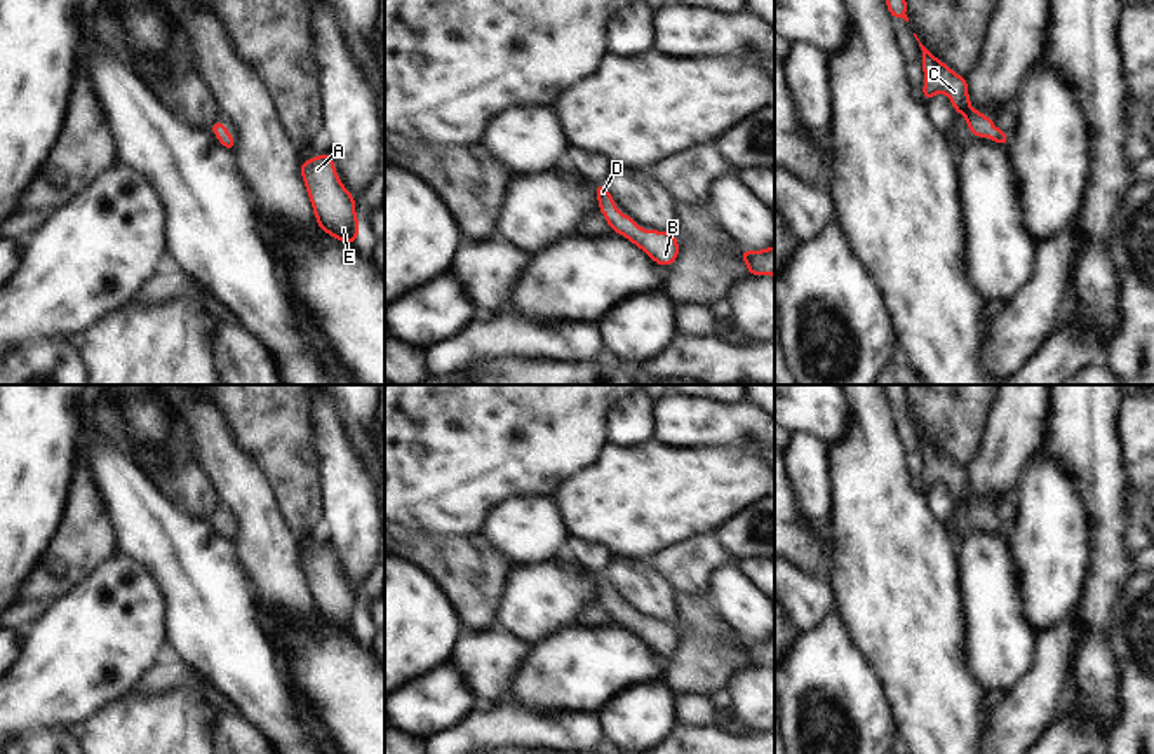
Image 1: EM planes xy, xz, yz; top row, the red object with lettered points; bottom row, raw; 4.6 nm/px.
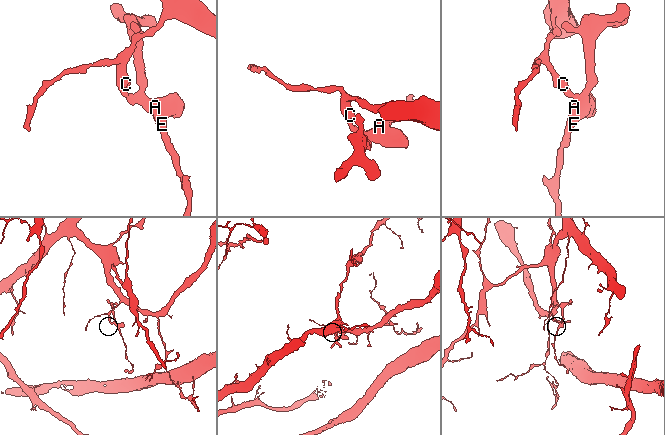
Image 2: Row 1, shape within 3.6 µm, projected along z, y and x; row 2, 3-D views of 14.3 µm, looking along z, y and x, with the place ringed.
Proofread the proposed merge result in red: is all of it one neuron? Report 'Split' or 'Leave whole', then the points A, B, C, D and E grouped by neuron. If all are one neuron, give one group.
Leave whole. Groups: A B C D E.

